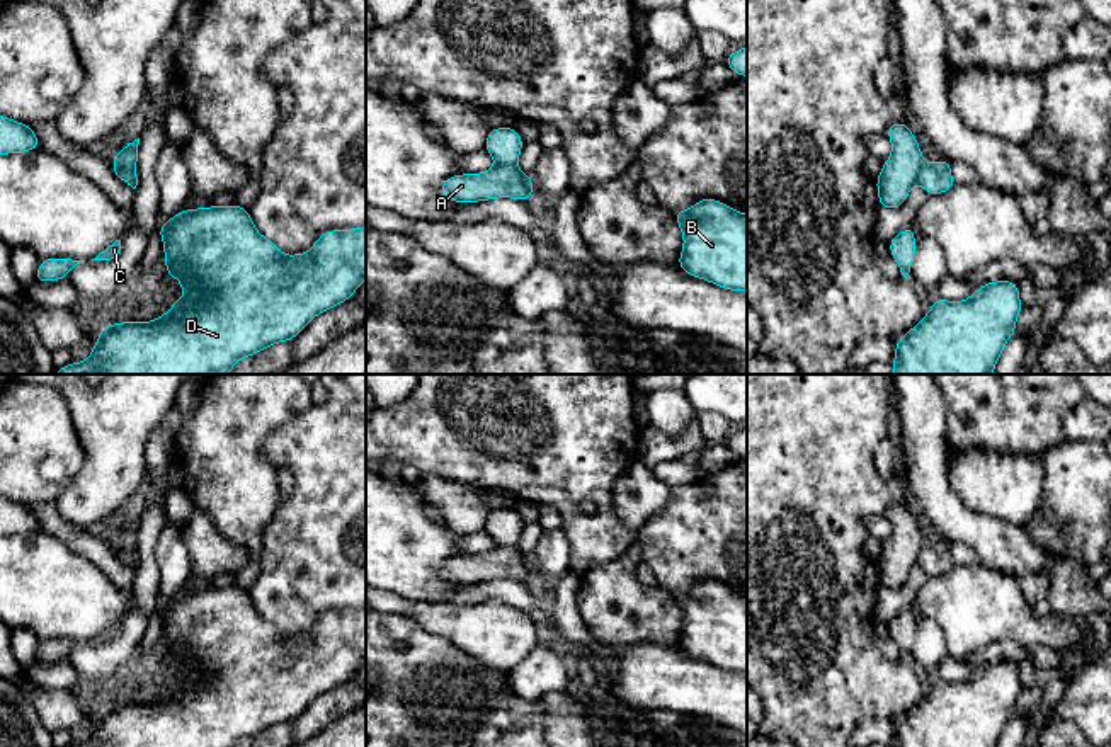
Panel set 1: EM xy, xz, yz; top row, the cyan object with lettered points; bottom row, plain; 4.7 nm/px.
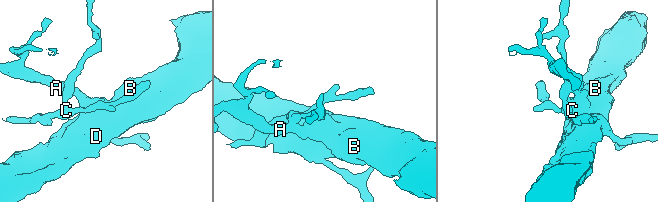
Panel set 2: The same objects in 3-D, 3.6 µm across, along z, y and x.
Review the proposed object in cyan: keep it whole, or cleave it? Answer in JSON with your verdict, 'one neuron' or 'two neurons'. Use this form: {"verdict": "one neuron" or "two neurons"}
{"verdict": "two neurons"}

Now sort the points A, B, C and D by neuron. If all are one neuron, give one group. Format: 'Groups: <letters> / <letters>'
Groups: A B D / C

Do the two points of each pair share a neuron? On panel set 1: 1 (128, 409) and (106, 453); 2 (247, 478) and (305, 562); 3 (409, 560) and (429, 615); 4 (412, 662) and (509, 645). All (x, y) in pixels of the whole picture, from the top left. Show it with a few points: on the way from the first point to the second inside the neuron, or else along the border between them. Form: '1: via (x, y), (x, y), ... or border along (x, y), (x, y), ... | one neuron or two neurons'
1: via (118, 419), (111, 429), (111, 443) | one neuron
2: border along (281, 501), (262, 531), (262, 548), (259, 553) | two neurons
3: border along (387, 589), (414, 601), (448, 603) | two neurons
4: border along (431, 633), (446, 637), (461, 650), (501, 672) | two neurons

